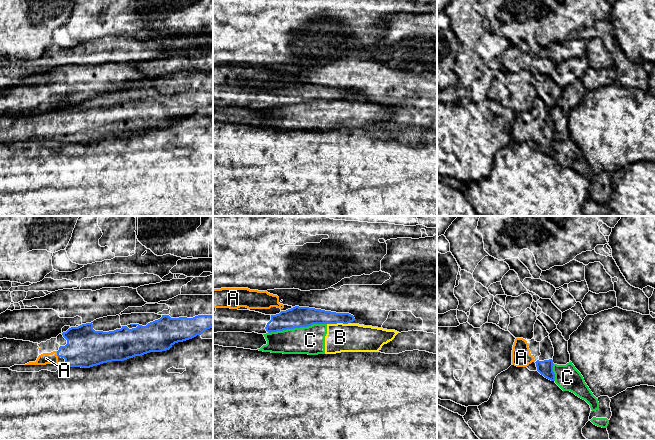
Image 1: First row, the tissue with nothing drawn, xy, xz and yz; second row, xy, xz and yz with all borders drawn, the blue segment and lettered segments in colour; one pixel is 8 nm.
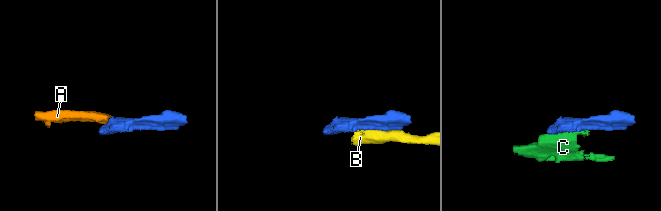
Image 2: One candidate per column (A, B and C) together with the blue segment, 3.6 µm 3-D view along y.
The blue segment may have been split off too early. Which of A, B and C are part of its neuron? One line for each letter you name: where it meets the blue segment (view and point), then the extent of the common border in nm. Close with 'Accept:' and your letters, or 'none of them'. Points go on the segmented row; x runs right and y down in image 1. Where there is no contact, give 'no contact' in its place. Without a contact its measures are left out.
A: contact xy (57, 354); length 50 nm
Accept: A

